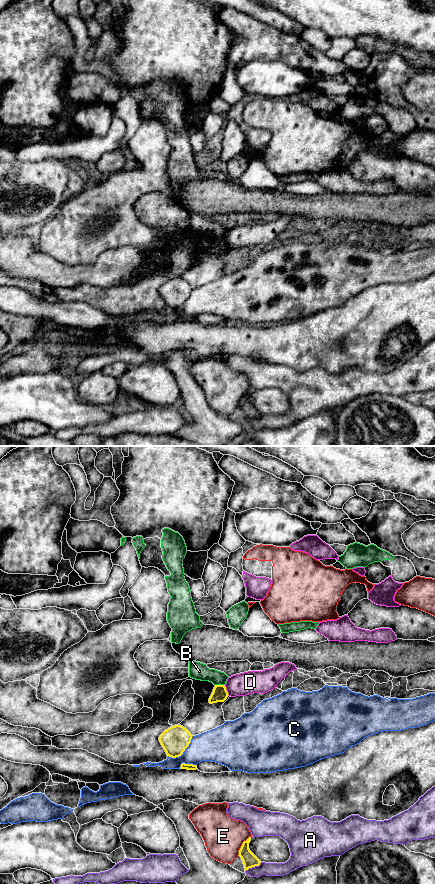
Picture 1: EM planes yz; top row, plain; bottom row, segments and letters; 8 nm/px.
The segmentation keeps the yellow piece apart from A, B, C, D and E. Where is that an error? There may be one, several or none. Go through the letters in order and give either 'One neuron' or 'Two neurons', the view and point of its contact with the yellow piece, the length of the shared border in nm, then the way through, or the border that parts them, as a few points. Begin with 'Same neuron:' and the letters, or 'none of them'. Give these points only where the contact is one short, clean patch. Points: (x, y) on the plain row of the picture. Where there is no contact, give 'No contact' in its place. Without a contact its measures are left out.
Same neuron: none of them
A: Two neurons. Touches yellow at yz (253, 418). Shared border 150 nm
B: Two neurons. Touches yellow at yz (220, 237). Shared border 80 nm. Boundary: yz (215, 236), (224, 237)
C: Two neurons. Touches yellow at yz (183, 303). Shared border 260 nm
D: Two neurons. Touches yellow at yz (226, 242). Shared border 90 nm. Boundary: yz (224, 237), (228, 246)
E: Two neurons. Touches yellow at yz (242, 397). Shared border 190 nm

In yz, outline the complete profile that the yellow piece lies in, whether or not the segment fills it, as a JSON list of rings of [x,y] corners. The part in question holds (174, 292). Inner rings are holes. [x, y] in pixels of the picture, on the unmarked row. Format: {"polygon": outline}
{"polygon": [[[181,277],[168,280],[159,289],[167,308],[172,310],[181,308],[189,298],[191,291],[191,285]]]}

